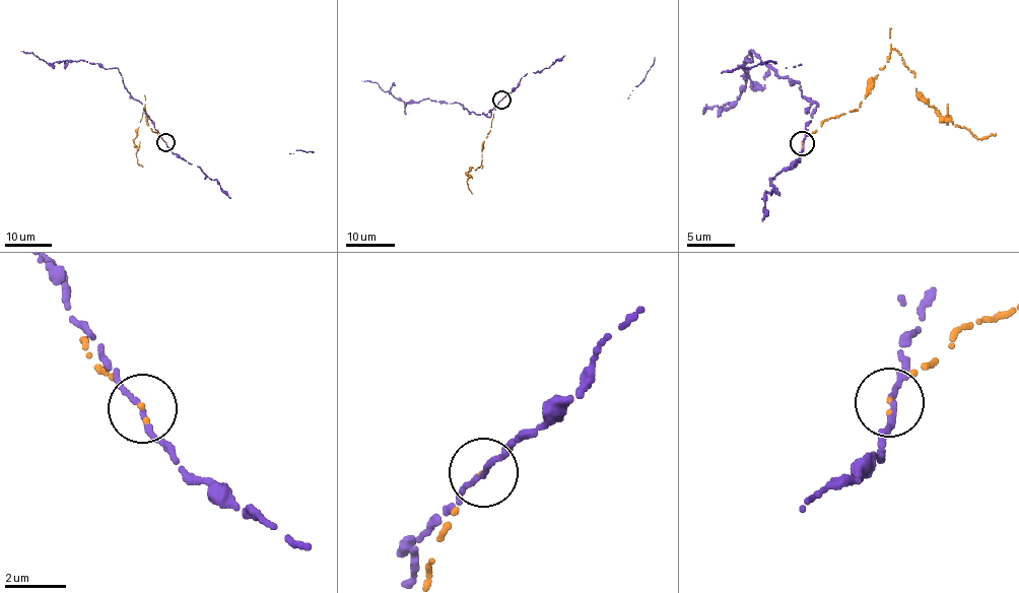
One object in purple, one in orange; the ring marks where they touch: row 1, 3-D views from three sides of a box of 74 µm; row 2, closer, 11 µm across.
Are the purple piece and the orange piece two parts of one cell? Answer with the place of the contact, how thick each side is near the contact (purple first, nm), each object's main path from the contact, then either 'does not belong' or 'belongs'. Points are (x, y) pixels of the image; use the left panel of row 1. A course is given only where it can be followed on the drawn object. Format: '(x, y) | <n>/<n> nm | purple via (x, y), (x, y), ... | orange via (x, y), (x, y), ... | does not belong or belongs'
(165, 142) | 150/110 nm | purple via (165, 143), (144, 106), (124, 85), (117, 68), (104, 68), (96, 63), (81, 60), (48, 63), (21, 51) | orange via (165, 142), (152, 131), (144, 107), (134, 140), (137, 163), (143, 167) | does not belong

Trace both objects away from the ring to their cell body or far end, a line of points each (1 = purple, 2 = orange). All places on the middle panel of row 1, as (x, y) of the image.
1: (501, 101), (489, 117), (470, 112), (458, 103), (398, 101), (375, 82), (362, 81)
2: (501, 100), (482, 144), (480, 165), (466, 173), (472, 194)

